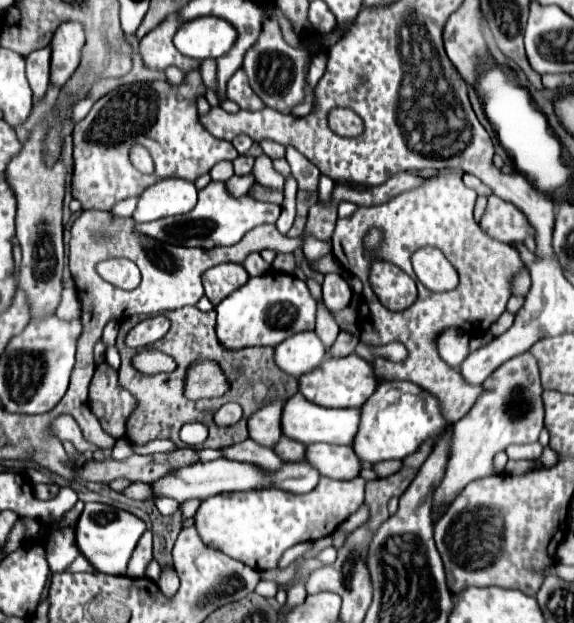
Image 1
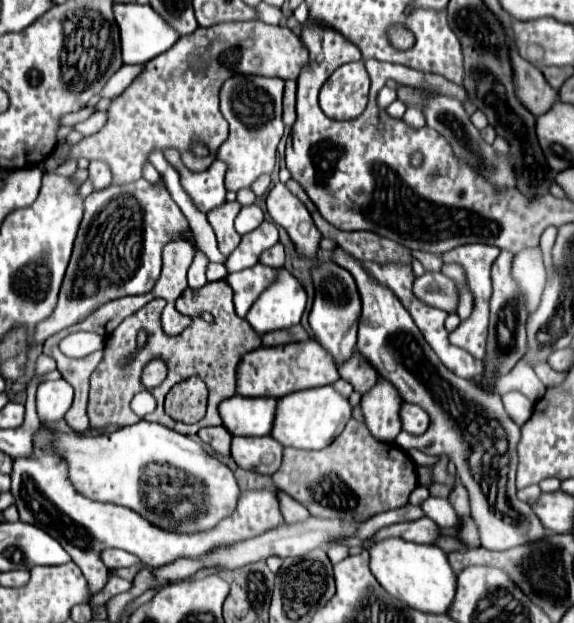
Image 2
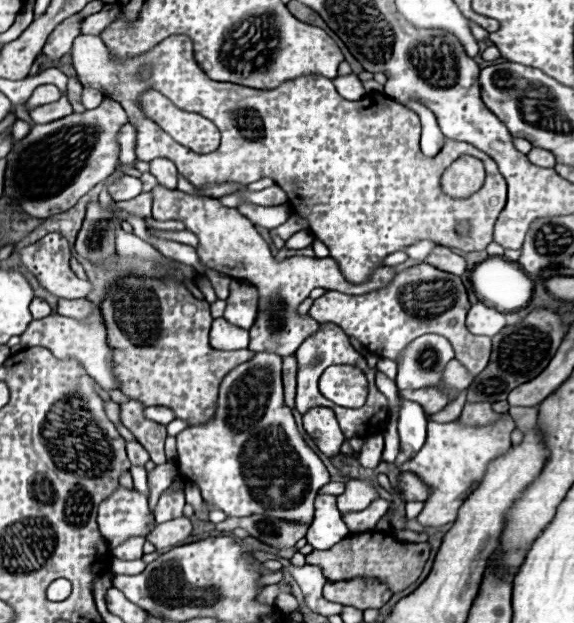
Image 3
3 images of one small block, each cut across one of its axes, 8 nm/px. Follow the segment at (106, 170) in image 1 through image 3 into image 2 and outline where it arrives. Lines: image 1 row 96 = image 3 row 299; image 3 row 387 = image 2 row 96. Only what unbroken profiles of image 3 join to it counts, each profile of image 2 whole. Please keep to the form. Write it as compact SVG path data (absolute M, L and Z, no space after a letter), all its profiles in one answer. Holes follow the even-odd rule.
M248 20L198 28L194 34L182 36L170 52L156 56L150 64L144 64L130 88L126 88L126 92L114 98L108 106L108 120L104 128L74 144L66 160L102 160L112 170L112 184L130 184L142 178L142 168L148 162L150 152L174 148L180 152L188 170L202 172L216 160L220 144L228 138L228 122L218 108L218 94L224 80L236 74L296 80L306 64L306 46L300 36L286 26ZM198 138L210 146L210 154L206 158L188 156L188 146Z

